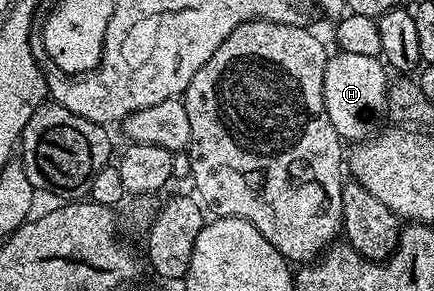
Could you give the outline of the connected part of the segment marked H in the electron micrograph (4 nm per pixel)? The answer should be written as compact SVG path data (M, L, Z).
M336 50L328 58L323 100L329 121L333 121L333 129L337 129L340 139L362 141L372 134L371 126L375 123L375 115L382 116L387 105L388 82L389 71L382 58L364 57L340 50Z

